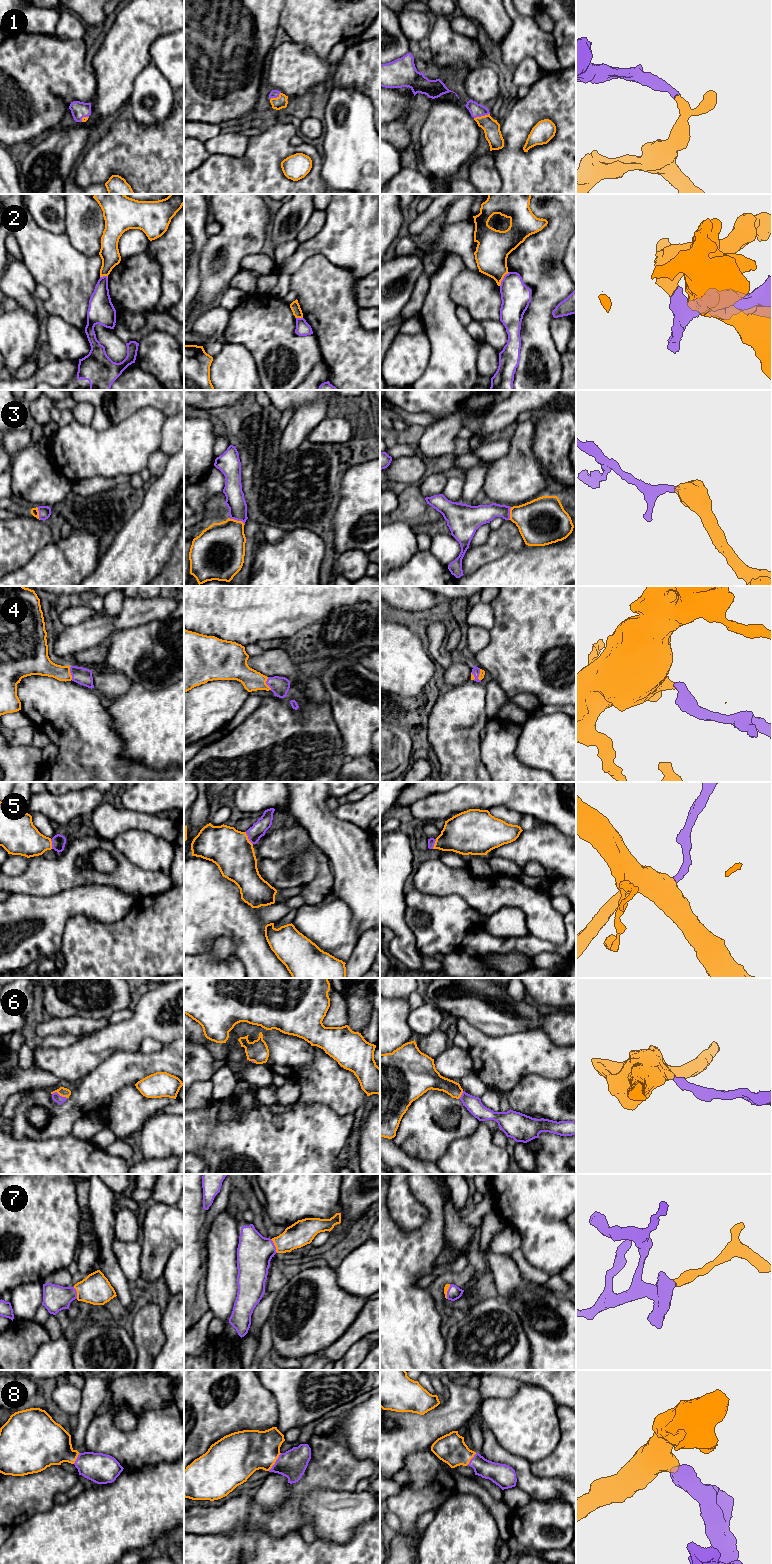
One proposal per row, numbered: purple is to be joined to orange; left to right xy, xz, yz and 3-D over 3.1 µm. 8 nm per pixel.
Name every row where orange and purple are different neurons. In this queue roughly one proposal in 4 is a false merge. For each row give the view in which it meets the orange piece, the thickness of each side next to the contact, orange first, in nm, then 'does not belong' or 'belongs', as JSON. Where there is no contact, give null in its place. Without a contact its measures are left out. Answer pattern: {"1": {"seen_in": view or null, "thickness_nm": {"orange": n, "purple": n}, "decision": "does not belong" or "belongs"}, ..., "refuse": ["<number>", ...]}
{"1": {"seen_in": "yz", "thickness_nm": {"orange": 140, "purple": 110}, "decision": "belongs"}, "2": {"seen_in": "yz", "thickness_nm": {"orange": 260, "purple": 240}, "decision": "does not belong"}, "3": {"seen_in": "xz", "thickness_nm": {"orange": 380, "purple": 160}, "decision": "belongs"}, "4": {"seen_in": "xy", "thickness_nm": {"orange": 160, "purple": 140}, "decision": "belongs"}, "5": {"seen_in": "xz", "thickness_nm": {"orange": 320, "purple": 120}, "decision": "belongs"}, "6": {"seen_in": "xy", "thickness_nm": {"orange": 80, "purple": 70}, "decision": "belongs"}, "7": {"seen_in": "xz", "thickness_nm": {"orange": 200, "purple": 280}, "decision": "belongs"}, "8": {"seen_in": "xz", "thickness_nm": {"orange": 340, "purple": 220}, "decision": "belongs"}, "refuse": ["2"]}

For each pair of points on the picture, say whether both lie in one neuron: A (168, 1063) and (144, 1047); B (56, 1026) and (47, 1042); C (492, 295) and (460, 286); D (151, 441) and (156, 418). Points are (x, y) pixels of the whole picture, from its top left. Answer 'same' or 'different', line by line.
A: different
B: different
C: same
D: same

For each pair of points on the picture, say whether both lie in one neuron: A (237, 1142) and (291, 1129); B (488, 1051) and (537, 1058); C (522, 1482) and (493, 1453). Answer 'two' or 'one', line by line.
A: one
B: one
C: one

